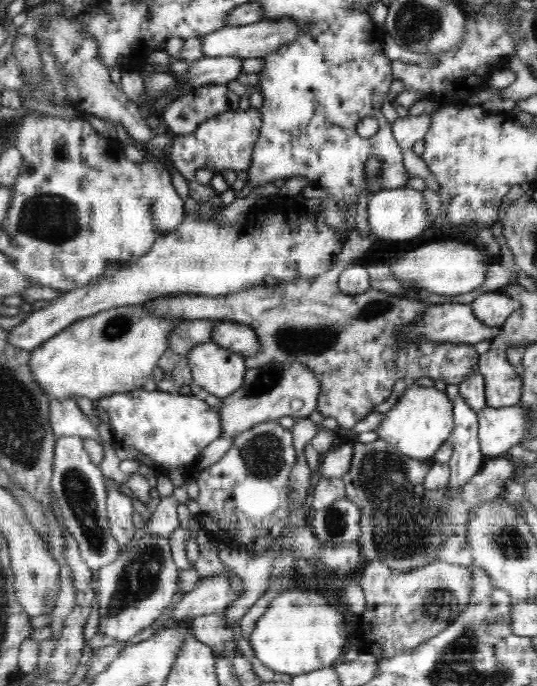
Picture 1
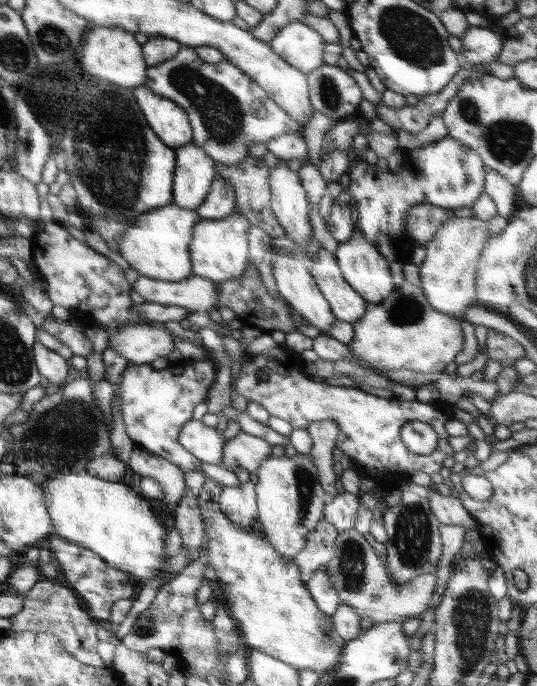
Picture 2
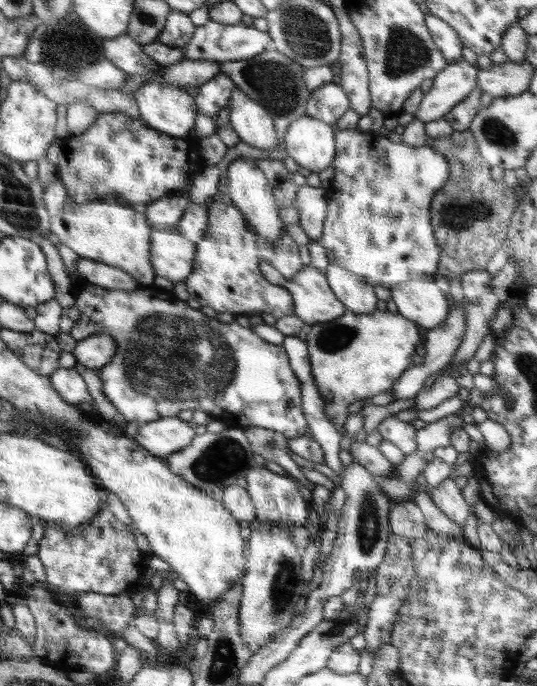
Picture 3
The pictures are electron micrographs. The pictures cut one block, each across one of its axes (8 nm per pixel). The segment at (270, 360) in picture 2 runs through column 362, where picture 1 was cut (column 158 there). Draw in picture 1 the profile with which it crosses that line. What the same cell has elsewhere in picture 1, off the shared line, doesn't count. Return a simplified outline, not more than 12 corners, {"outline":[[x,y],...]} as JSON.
{"outline":[[138,388],[98,399],[118,443],[193,469],[222,437],[197,395]]}

